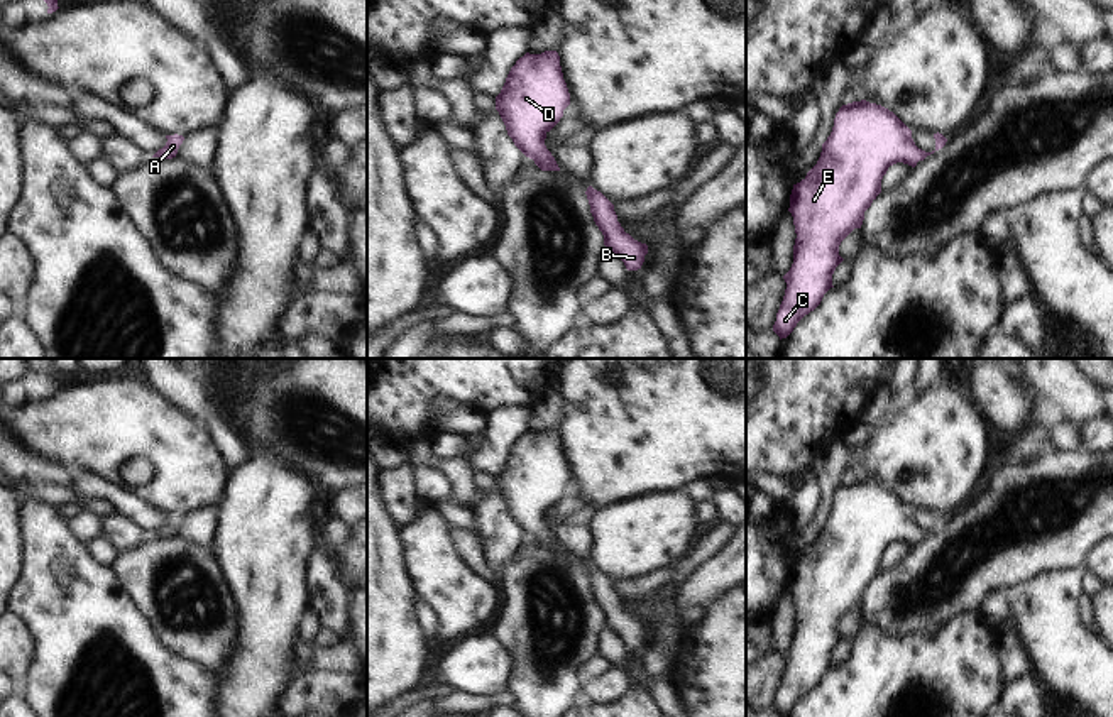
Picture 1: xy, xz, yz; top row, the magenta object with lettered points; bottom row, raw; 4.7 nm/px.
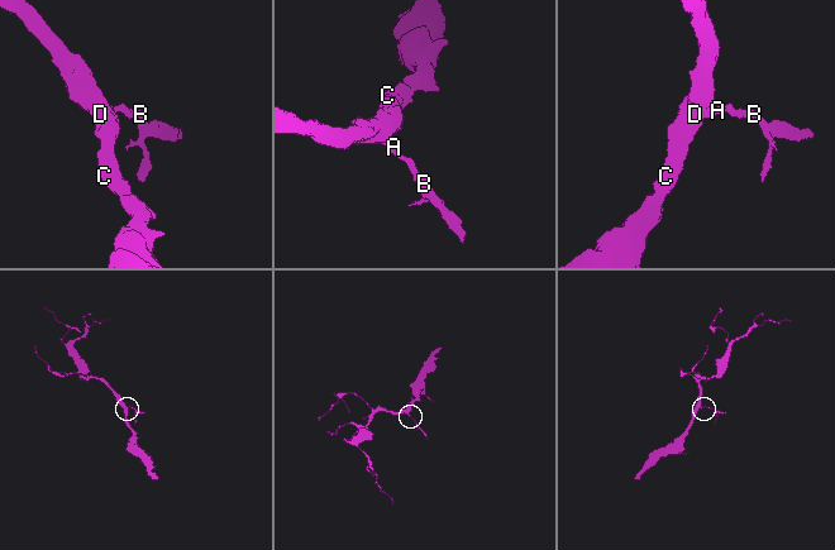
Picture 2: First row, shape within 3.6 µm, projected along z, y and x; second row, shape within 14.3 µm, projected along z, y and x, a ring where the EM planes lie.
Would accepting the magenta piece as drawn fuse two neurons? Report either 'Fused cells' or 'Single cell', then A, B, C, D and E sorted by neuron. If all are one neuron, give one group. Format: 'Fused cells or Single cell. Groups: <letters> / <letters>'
Single cell. Groups: A B C D E.

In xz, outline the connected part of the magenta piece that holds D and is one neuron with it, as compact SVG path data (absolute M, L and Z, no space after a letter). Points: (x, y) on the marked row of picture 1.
M556 51L526 52L511 68L501 93L496 96L496 110L507 135L541 171L560 171L545 145L545 139L568 105L570 93Z

